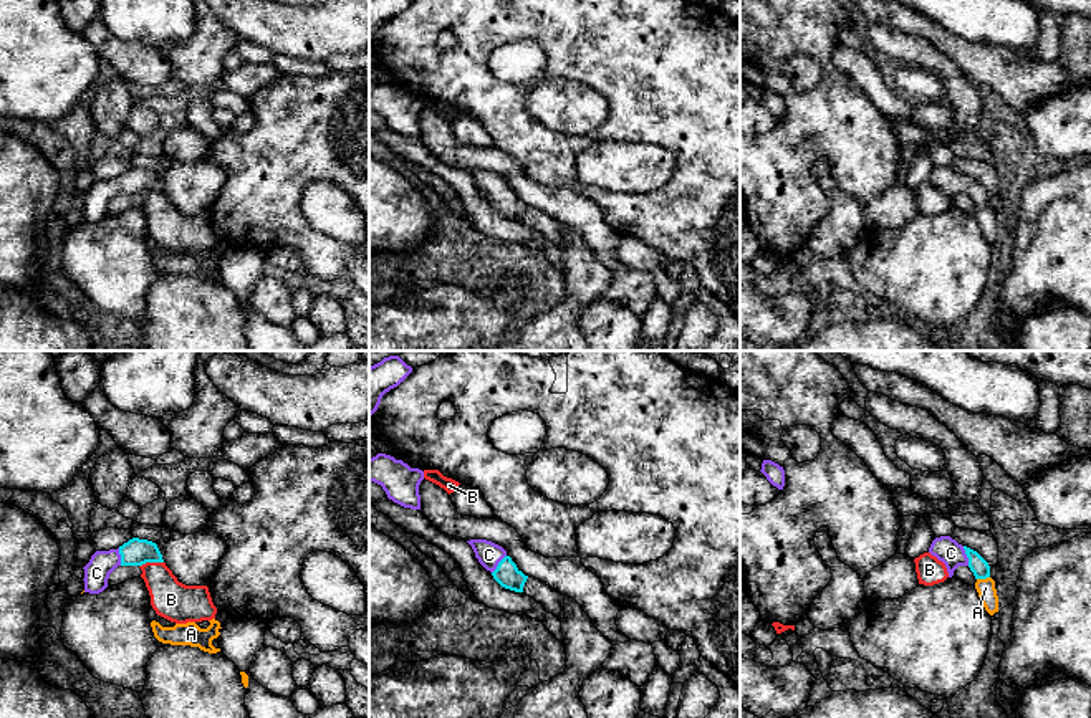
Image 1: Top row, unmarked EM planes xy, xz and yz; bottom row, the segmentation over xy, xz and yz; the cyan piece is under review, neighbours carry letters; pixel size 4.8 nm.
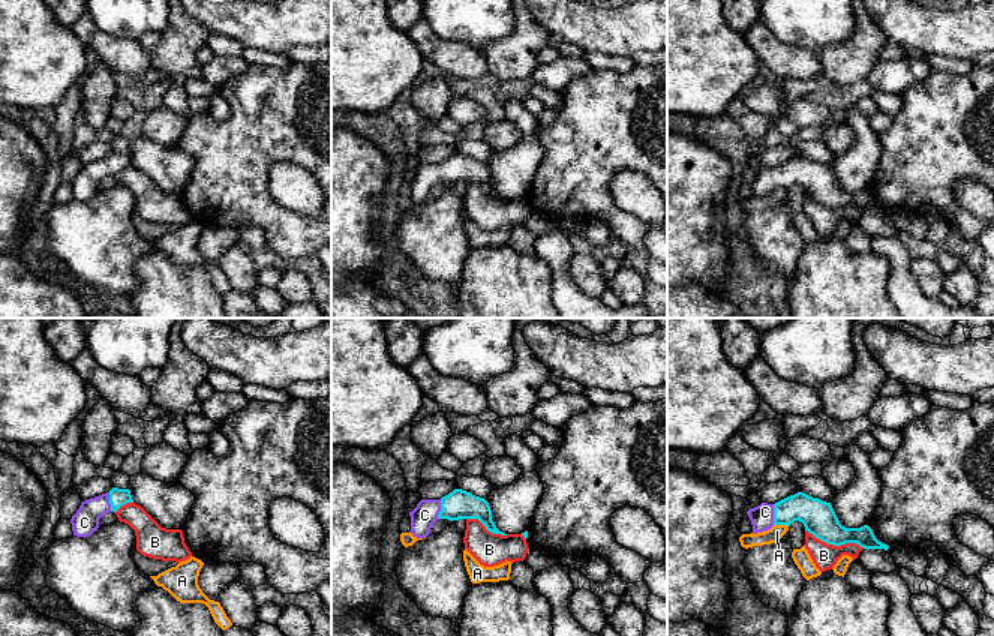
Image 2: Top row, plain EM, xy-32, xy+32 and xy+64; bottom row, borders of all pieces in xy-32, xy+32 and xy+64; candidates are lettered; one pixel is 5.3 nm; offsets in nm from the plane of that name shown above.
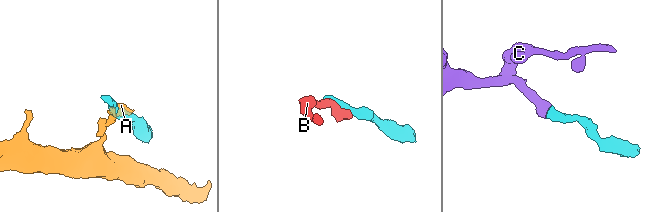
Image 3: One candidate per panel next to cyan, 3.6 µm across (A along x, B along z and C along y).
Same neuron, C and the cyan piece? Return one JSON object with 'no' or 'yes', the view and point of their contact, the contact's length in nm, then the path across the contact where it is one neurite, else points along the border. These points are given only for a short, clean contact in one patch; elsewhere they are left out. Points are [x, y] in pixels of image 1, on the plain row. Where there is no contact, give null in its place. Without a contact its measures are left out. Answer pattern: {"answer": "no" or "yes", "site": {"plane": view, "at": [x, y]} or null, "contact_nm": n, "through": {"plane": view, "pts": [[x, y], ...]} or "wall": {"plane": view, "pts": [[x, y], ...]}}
{"answer": "yes", "site": {"plane": "yz", "at": [967, 186]}, "contact_nm": 100, "through": {"plane": "yz", "pts": [[979, 196], [967, 186], [949, 181]]}}

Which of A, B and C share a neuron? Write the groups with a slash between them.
A / B / C

